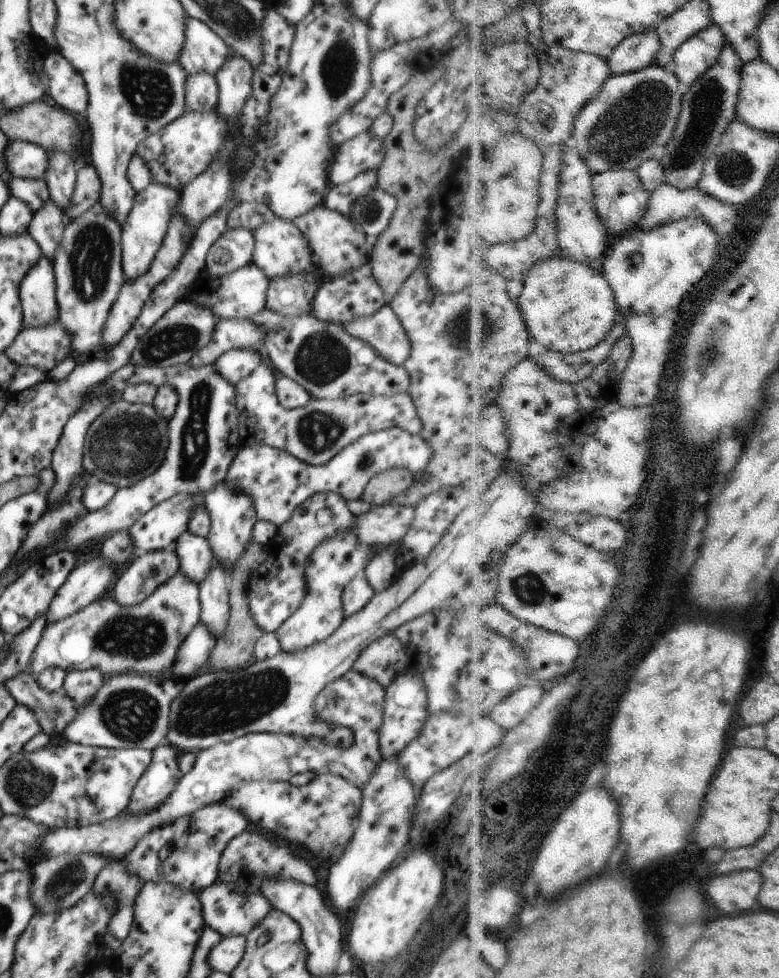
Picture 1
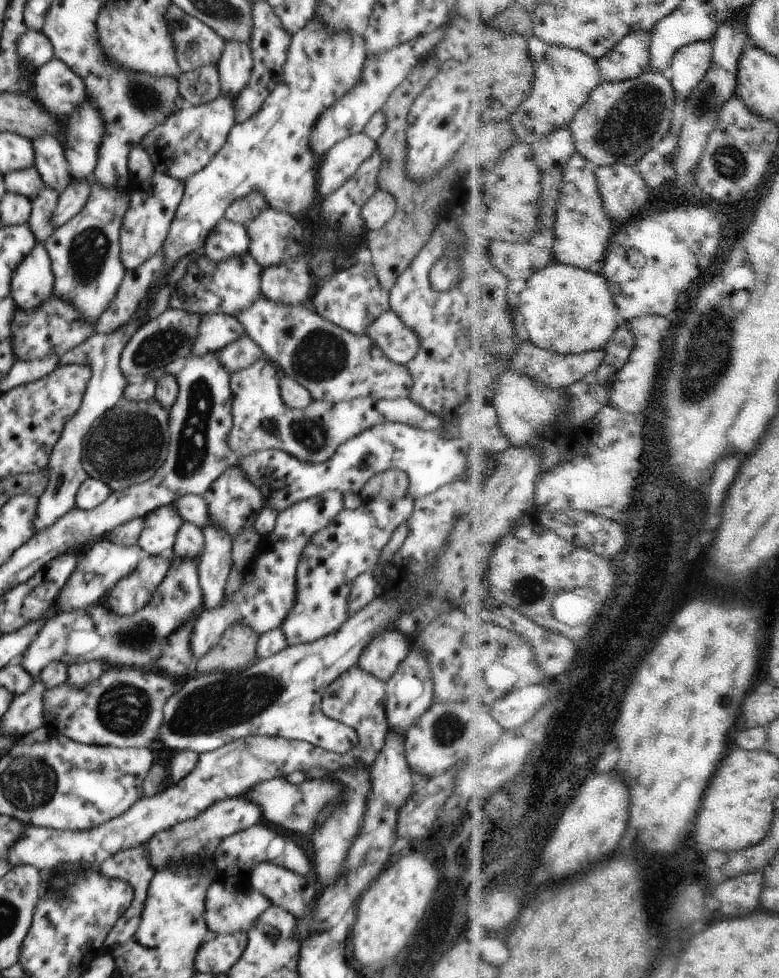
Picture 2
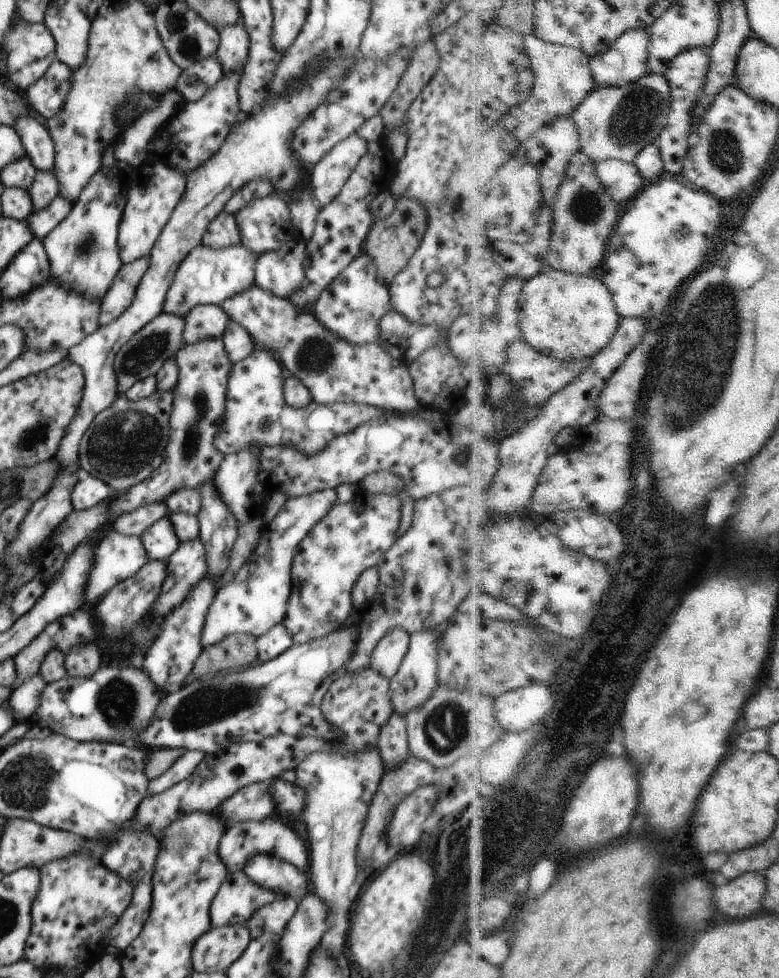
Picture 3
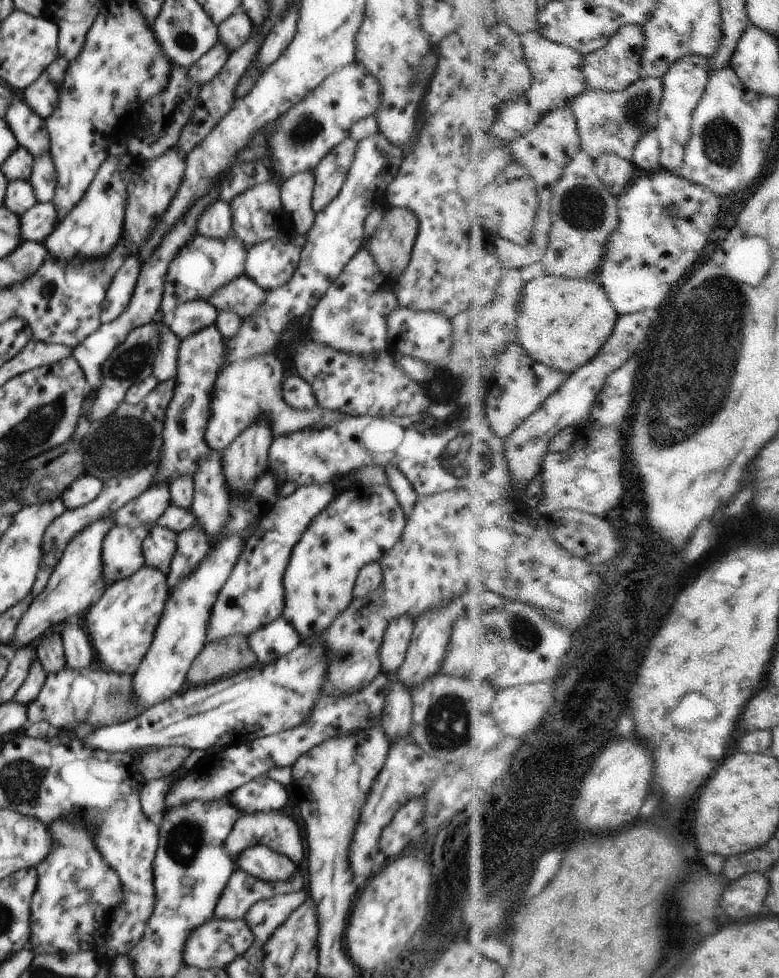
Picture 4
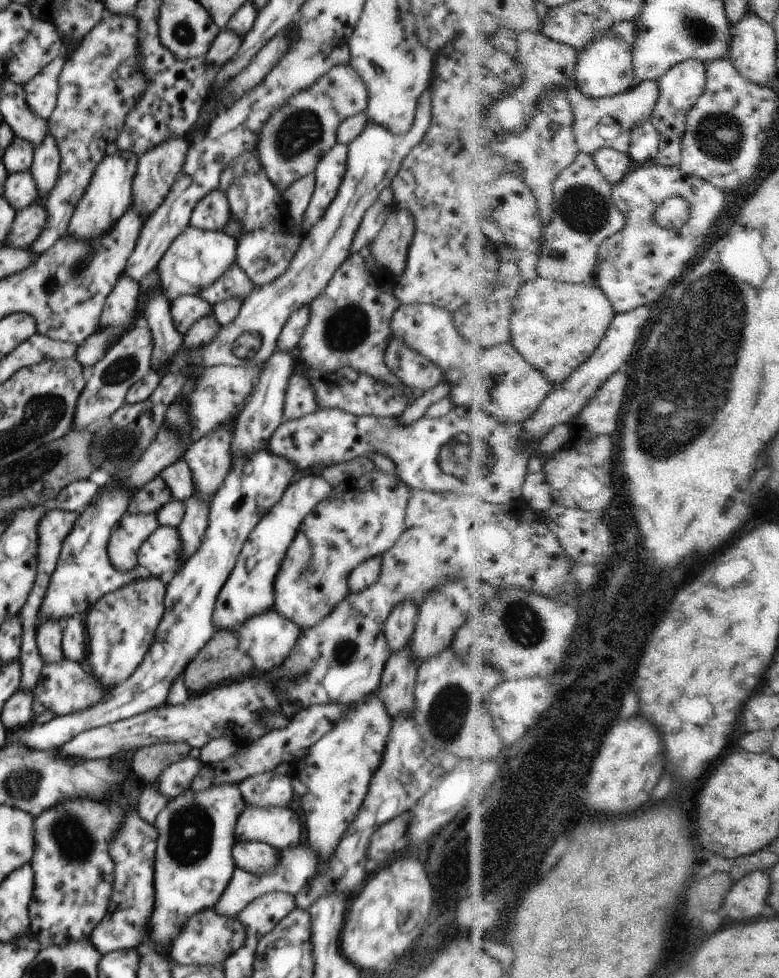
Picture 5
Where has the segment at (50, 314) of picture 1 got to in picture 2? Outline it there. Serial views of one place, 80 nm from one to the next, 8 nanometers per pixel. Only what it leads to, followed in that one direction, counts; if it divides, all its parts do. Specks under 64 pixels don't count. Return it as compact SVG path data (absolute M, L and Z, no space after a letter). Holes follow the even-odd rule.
M36 243L11 278L11 293L18 308L32 313L53 297L54 275L45 246Z

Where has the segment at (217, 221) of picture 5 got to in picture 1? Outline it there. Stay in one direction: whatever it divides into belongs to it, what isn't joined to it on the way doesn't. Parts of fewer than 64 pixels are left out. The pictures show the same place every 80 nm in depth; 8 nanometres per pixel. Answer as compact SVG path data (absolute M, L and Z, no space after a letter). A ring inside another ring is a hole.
M226 228L226 232L210 246L205 260L204 276L214 280L253 264L254 238L246 228Z

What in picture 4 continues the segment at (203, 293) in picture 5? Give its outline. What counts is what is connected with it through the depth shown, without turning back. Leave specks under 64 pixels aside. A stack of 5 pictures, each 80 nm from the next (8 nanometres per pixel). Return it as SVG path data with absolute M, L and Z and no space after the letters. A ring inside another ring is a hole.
M245 275L214 290L214 294L206 302L218 310L234 312L244 319L254 316L254 312L264 304L264 298L266 298L266 291Z

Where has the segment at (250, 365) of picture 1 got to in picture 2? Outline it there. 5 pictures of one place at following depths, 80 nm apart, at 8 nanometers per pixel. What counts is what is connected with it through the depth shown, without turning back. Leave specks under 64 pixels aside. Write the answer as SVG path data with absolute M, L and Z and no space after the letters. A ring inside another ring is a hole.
M244 335L218 352L217 359L230 374L244 370L262 357L262 349L248 335Z

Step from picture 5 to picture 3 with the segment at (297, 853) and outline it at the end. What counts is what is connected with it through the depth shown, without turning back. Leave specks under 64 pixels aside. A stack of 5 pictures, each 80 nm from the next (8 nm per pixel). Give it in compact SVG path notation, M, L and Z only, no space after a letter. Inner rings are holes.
M240 870L228 873L210 904L211 927L246 925L258 908L271 904L278 896L278 892L258 886Z

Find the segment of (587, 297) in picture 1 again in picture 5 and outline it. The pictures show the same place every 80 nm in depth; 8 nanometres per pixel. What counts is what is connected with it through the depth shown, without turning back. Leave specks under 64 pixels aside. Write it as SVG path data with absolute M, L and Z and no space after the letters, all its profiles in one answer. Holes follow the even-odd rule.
M539 277L536 281L526 282L515 303L515 312L512 320L513 344L518 351L535 367L538 368L547 378L550 378L557 386L562 386L568 381L579 369L582 369L591 359L592 356L601 348L602 342L606 339L614 320L617 318L617 310L604 290L589 283L562 283L555 279L546 279Z

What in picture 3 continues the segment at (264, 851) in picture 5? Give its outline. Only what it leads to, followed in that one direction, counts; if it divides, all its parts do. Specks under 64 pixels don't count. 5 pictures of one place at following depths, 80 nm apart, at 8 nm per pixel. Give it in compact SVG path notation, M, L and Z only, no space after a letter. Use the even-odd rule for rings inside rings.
M256 854L246 864L244 873L258 886L278 892L279 896L303 898L308 892L306 874L272 854Z

